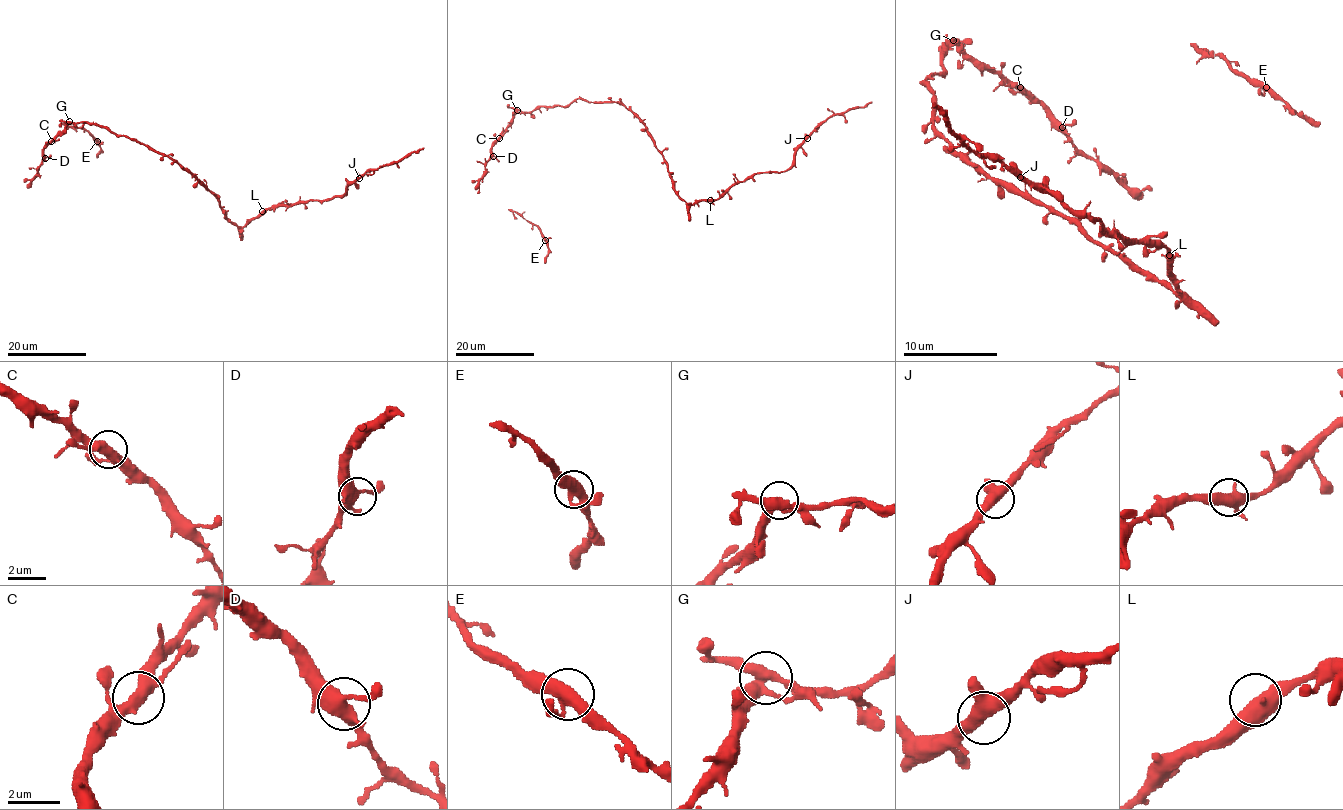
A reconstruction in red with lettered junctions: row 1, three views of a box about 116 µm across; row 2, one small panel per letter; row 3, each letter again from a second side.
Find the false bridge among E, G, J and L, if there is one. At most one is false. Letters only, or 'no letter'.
G

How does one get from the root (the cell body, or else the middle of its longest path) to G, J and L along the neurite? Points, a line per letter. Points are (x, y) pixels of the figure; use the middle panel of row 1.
G: (640, 120), (619, 102), (591, 102), (581, 98), (565, 106), (537, 106), (528, 112), (517, 110)
J: (640, 120), (663, 157), (673, 188), (689, 205), (714, 201), (756, 173), (786, 170), (807, 138)
L: (640, 120), (663, 157), (675, 191), (689, 205), (710, 200)

